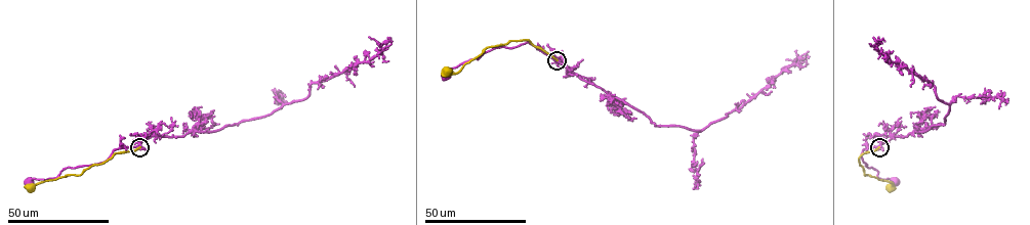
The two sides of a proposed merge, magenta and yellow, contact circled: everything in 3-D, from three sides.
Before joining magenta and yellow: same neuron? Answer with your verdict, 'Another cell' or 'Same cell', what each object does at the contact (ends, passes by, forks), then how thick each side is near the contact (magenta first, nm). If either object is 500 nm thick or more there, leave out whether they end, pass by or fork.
Another cell. At the ring magenta forks. At the ring yellow ends. Thickness 170 nm (magenta) against 300 nm

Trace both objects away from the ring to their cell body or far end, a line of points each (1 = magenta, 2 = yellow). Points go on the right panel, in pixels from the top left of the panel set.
1: (878, 147), (879, 144), (865, 148), (861, 158), (866, 166), (877, 172), (878, 178), (896, 182)
2: (878, 147), (864, 152), (859, 158), (860, 165), (865, 175), (891, 182), (891, 187)

